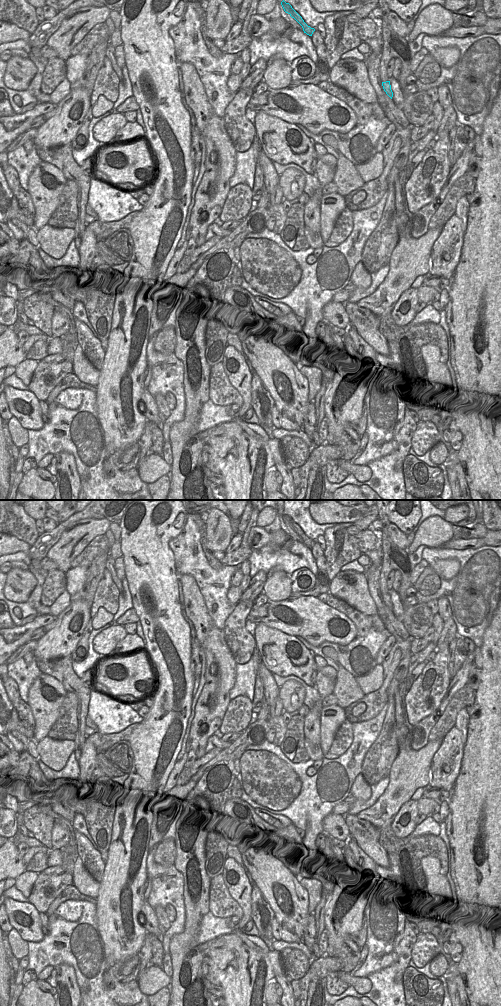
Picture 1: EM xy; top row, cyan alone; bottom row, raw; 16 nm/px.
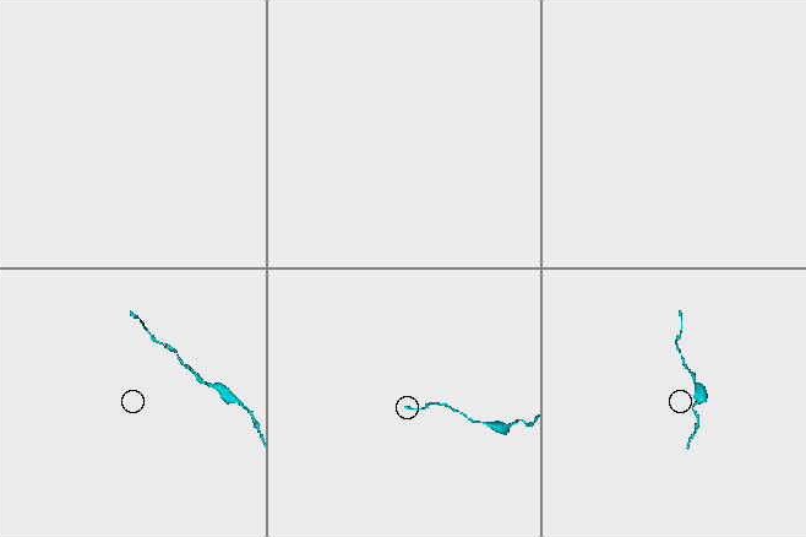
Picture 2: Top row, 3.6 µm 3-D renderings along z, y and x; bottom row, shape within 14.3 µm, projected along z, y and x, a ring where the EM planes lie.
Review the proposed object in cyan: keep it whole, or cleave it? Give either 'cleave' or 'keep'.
keep

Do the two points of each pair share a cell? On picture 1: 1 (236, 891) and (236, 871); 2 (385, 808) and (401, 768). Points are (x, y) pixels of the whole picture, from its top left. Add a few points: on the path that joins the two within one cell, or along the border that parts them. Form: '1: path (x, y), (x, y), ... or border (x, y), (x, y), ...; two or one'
1: path (237, 886), (237, 876); one
2: path (393, 798), (401, 788), (401, 778); one

